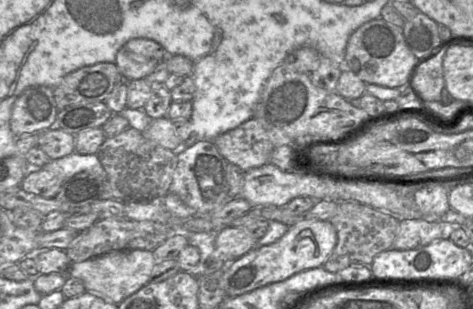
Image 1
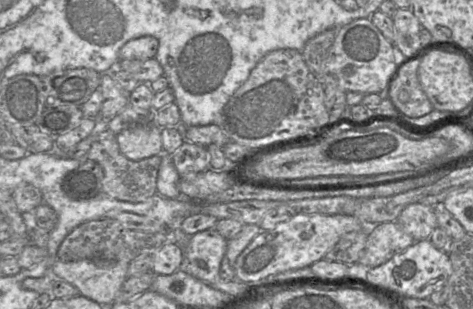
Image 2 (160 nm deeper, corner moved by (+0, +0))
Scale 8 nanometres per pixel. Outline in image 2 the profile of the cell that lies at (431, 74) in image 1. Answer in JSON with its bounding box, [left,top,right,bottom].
[386,60,433,119]

